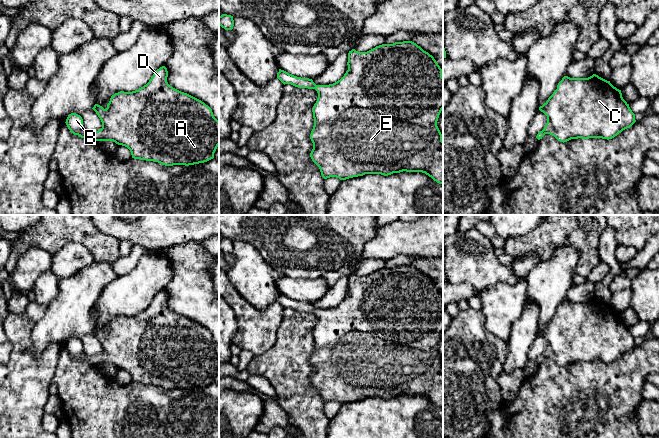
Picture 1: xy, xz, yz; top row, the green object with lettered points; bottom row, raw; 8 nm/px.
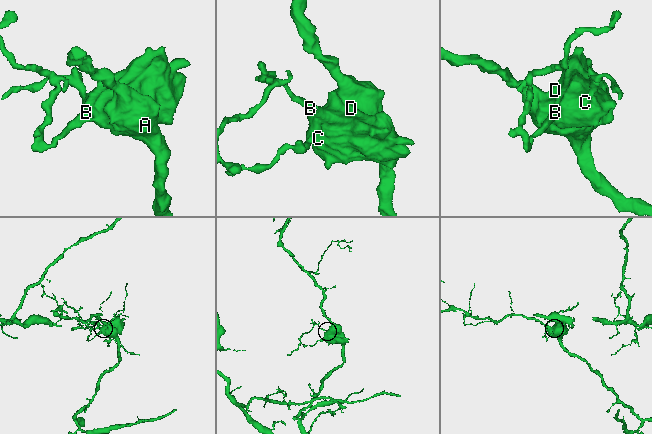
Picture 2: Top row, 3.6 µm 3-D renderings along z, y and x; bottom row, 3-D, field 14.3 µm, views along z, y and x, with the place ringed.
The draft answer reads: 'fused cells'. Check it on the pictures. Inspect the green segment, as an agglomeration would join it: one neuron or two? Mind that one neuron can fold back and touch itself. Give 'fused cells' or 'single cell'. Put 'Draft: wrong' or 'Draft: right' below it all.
fused cells
Draft: right

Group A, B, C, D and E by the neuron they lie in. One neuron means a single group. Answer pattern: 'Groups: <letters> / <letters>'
Groups: A C D E / B

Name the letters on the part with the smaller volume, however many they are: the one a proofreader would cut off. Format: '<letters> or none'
B

